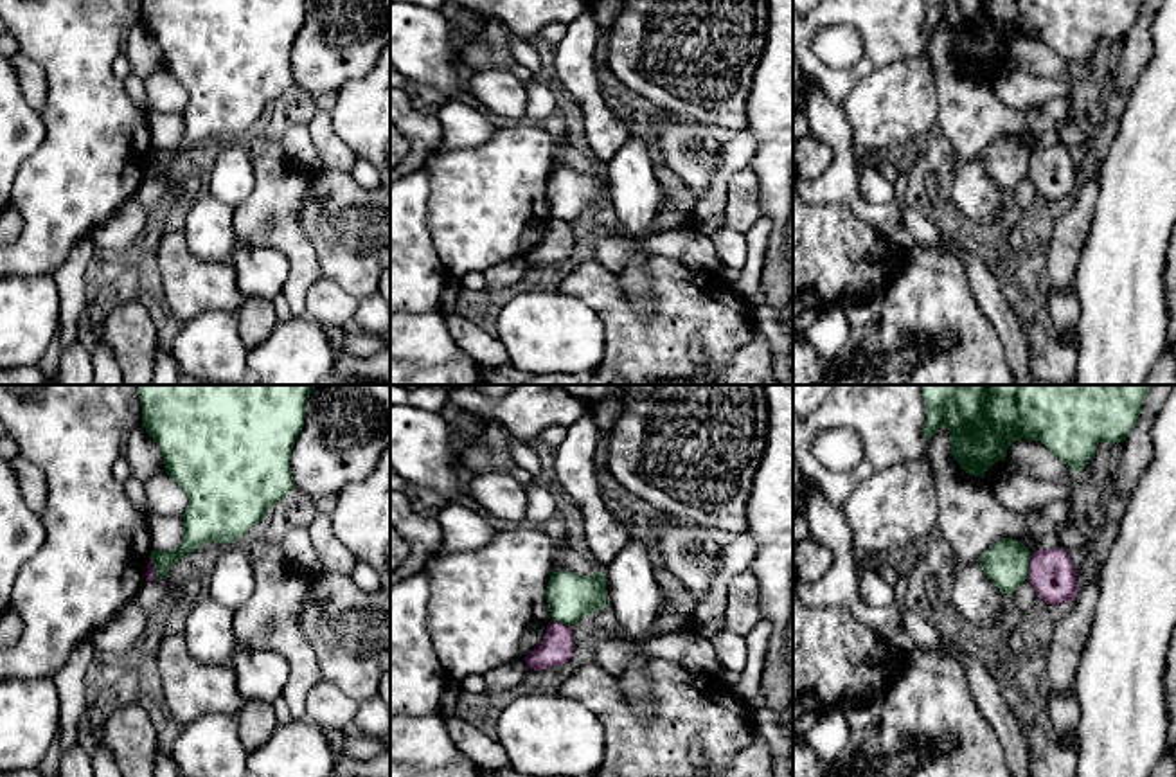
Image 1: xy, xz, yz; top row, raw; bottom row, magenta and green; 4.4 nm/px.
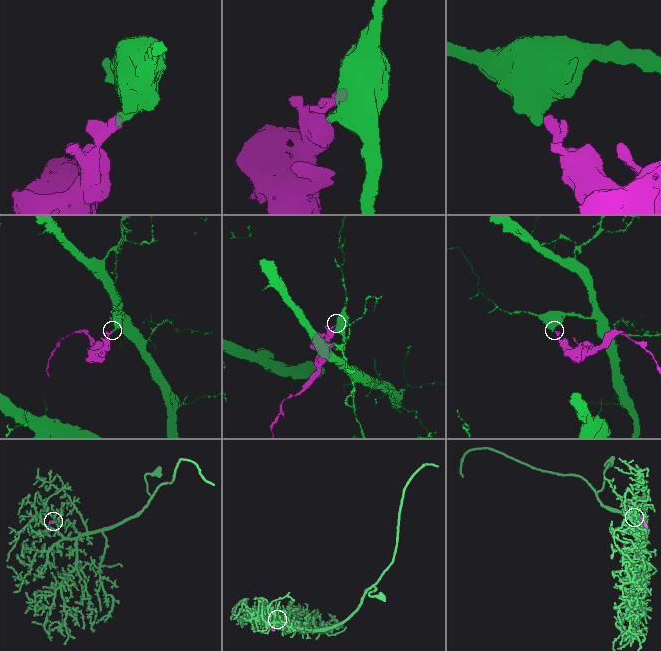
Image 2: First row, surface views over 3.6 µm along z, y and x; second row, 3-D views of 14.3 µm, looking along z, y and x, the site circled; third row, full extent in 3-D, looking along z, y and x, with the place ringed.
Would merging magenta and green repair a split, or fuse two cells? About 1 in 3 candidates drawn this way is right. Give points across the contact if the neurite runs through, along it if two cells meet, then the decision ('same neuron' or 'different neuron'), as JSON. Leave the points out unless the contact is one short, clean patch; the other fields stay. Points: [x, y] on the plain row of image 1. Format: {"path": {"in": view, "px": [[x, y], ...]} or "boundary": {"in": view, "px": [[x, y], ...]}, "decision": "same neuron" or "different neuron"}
{"boundary": {"in": "yz", "px": [[1033, 151], [1027, 162], [1027, 175]]}, "decision": "different neuron"}

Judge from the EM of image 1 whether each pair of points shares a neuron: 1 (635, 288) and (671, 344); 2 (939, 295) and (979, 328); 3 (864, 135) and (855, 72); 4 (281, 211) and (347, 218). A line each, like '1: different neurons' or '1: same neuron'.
1: different neurons
2: same neuron
3: different neurons
4: different neurons

